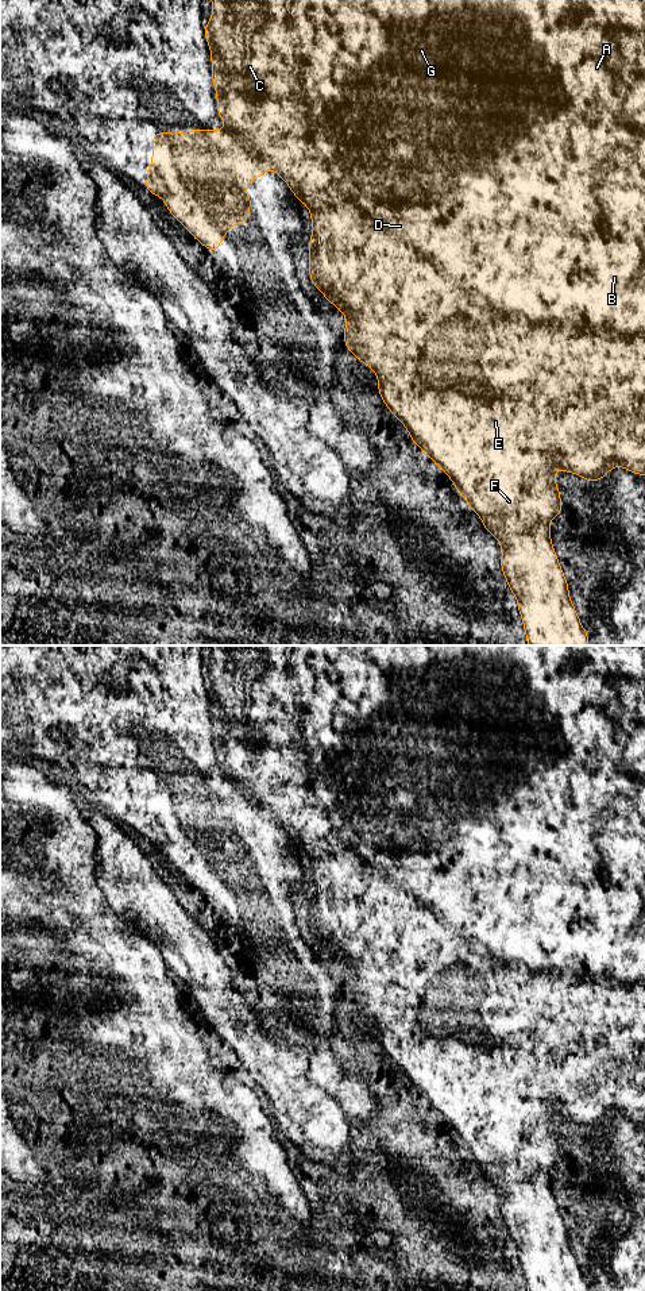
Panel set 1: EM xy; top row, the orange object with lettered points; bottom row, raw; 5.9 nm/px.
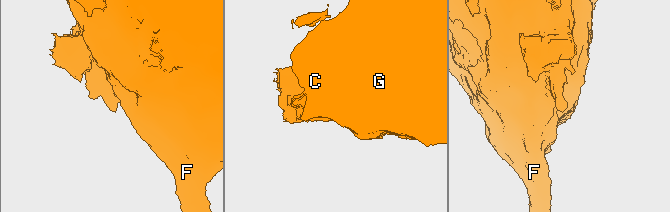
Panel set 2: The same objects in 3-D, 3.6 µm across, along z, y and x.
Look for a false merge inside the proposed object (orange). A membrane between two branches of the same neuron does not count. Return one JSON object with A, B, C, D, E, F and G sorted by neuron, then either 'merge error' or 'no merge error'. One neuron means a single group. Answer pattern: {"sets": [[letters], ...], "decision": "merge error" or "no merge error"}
{"sets": [["A", "B", "C", "D", "E", "F", "G"]], "decision": "no merge error"}

